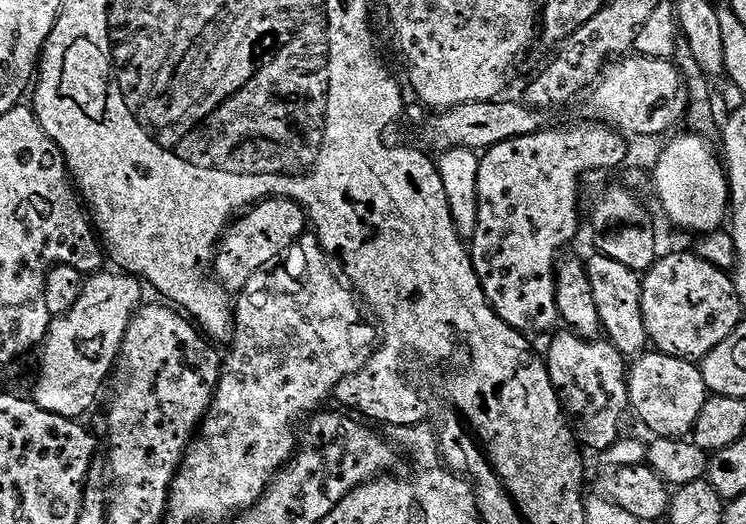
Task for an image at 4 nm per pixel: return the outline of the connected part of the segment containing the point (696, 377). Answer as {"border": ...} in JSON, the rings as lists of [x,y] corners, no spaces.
{"border":[[[649,351],[639,357],[636,364],[626,376],[626,400],[632,408],[648,423],[650,431],[659,439],[685,439],[689,437],[696,427],[696,419],[702,410],[706,399],[706,389],[704,386],[704,375],[700,372],[695,363],[678,356],[667,356],[665,352]]]}

